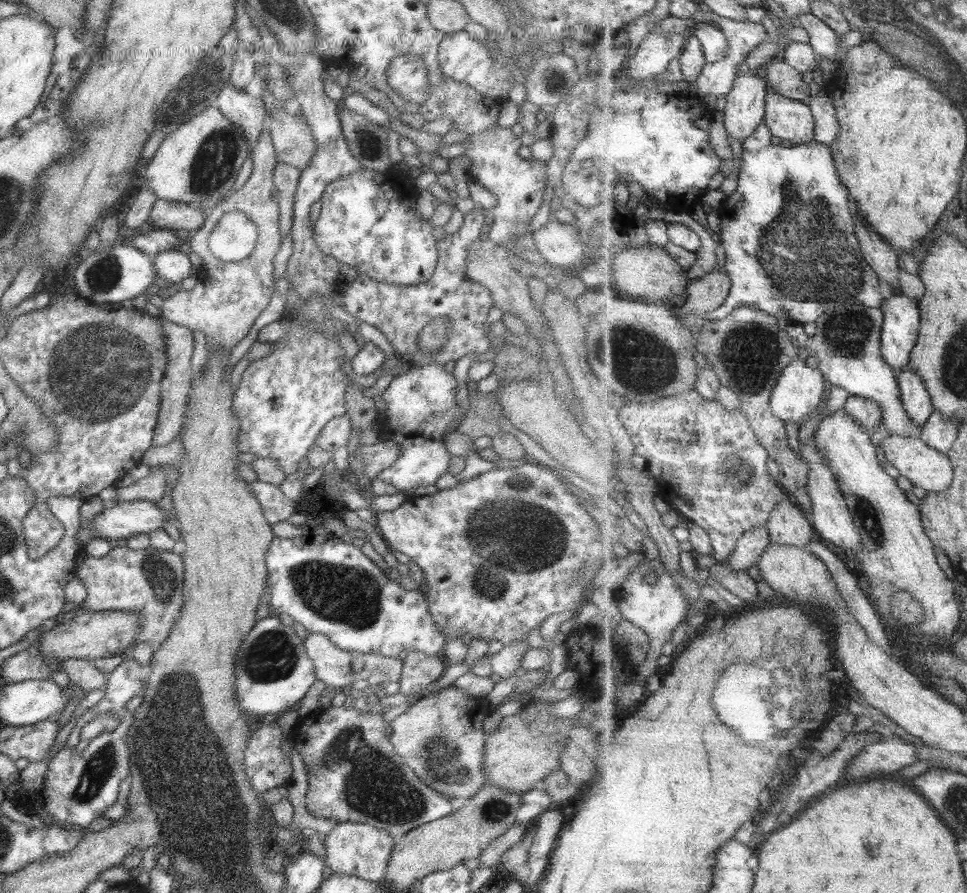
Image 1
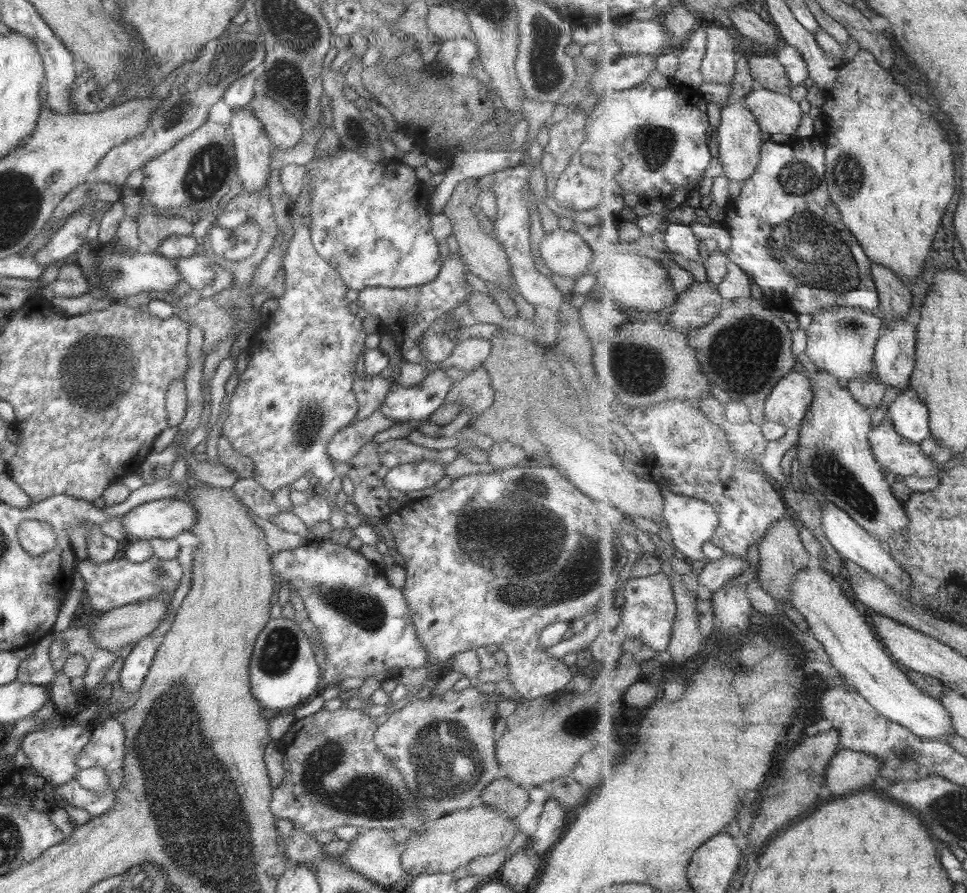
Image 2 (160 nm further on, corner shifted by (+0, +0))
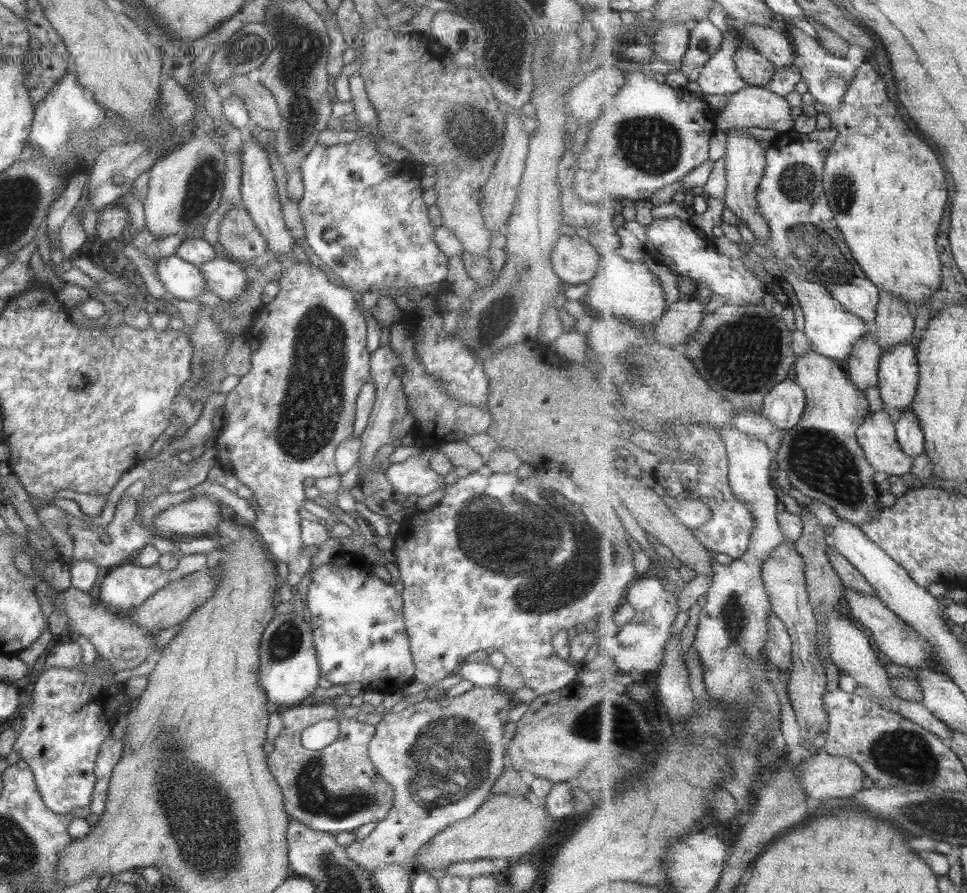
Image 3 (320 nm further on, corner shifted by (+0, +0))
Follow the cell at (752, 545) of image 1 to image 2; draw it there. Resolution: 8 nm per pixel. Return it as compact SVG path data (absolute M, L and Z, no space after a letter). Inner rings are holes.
M724 553L719 560L706 563L697 575L697 581L711 593L716 593L721 587L735 576L749 570L749 560Z

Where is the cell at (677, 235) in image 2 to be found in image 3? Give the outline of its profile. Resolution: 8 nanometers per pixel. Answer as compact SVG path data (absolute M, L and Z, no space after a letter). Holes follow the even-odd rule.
M661 218L647 220L647 244L641 252L648 253L660 264L668 266L678 276L693 280L697 287L711 287L715 294L720 294L727 305L749 306L761 305L766 296L766 282L761 282L755 273L745 266L743 259L732 258L723 254L714 244L707 240L691 221L681 218Z

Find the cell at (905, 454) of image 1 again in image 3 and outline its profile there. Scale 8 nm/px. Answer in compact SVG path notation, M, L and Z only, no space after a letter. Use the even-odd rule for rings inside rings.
M882 410L871 411L866 418L857 437L875 470L898 477L911 472L914 459L899 444L894 418Z

